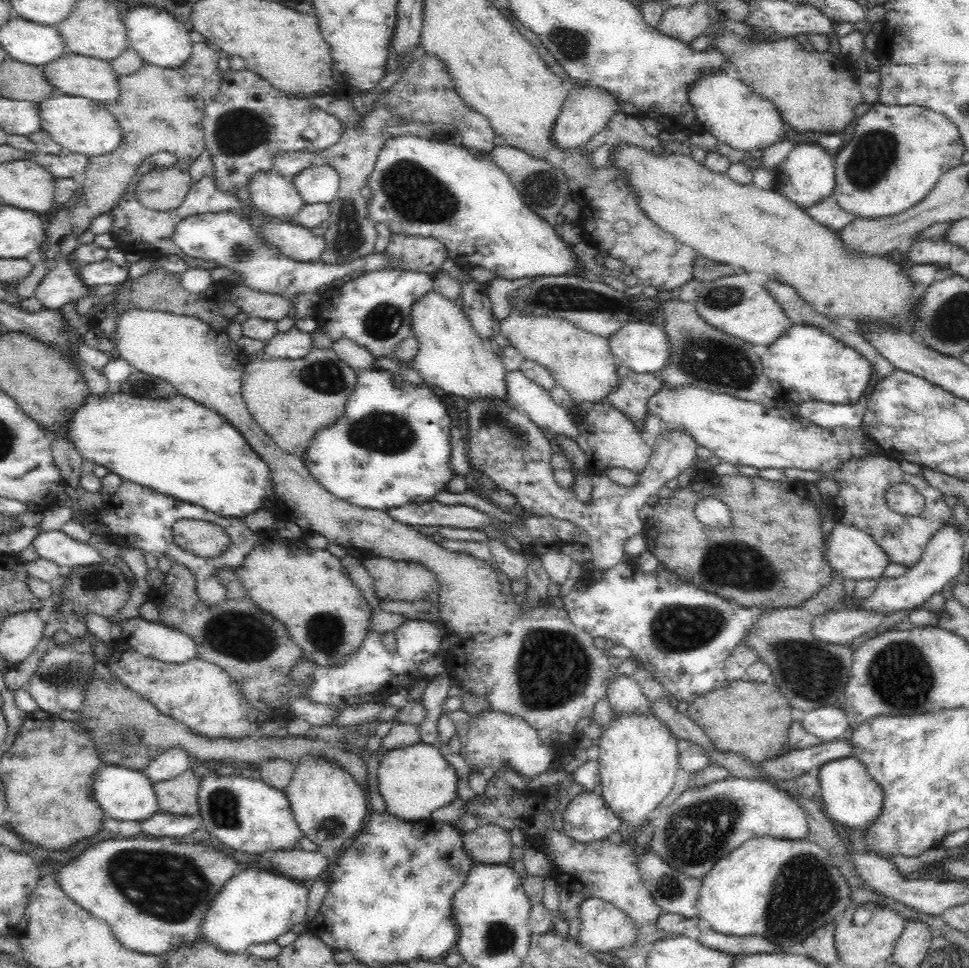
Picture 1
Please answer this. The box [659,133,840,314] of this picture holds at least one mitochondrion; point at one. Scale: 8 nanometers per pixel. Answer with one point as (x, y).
(717, 300)

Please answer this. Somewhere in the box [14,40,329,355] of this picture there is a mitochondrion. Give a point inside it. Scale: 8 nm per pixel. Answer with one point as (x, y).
(239, 130)

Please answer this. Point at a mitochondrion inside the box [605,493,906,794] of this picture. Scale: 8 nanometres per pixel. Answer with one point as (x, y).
(811, 672)

